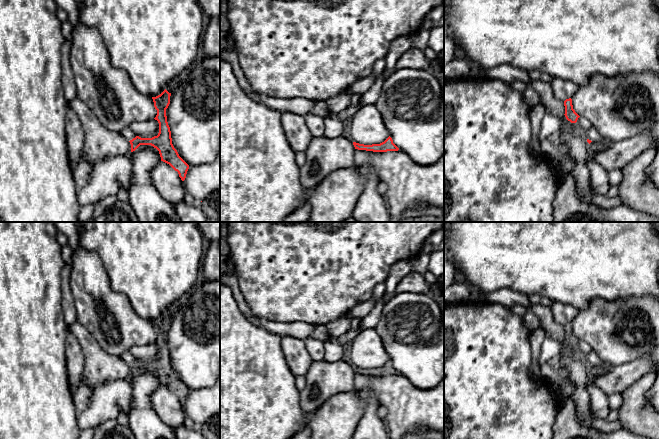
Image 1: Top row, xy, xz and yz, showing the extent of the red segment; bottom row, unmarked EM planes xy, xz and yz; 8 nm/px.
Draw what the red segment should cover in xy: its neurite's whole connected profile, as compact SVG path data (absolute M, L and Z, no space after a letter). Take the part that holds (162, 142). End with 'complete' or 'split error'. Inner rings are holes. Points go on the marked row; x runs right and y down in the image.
M166 89L158 96L152 97L157 115L154 118L159 123L159 133L152 138L141 138L136 136L130 140L131 152L140 145L151 145L159 151L161 161L169 164L178 172L182 181L185 180L189 165L179 156L172 144L171 131L167 122L166 109L170 104L170 96Z; complete

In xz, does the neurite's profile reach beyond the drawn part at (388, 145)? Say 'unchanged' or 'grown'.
unchanged

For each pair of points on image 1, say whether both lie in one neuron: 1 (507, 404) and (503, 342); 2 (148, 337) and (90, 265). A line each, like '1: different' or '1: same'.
1: same
2: same

